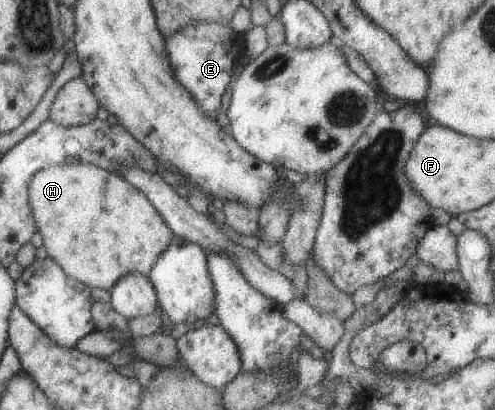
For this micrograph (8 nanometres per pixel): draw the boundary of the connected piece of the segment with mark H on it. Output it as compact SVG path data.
M74 163L71 165L52 165L51 167L37 171L37 173L33 175L33 179L29 181L29 205L31 205L31 209L33 209L35 225L44 240L43 245L48 251L48 256L53 258L67 275L78 279L78 281L81 281L81 283L84 283L91 289L95 287L95 289L99 288L105 289L106 291L113 291L115 285L119 283L119 279L125 277L125 275L129 275L129 273L141 273L141 275L149 277L149 271L151 271L153 265L157 263L159 255L169 247L171 239L175 237L171 228L168 227L163 217L159 215L157 209L153 207L153 204L145 197L144 193L141 193L137 187L133 187L121 174L101 169L93 164Z

